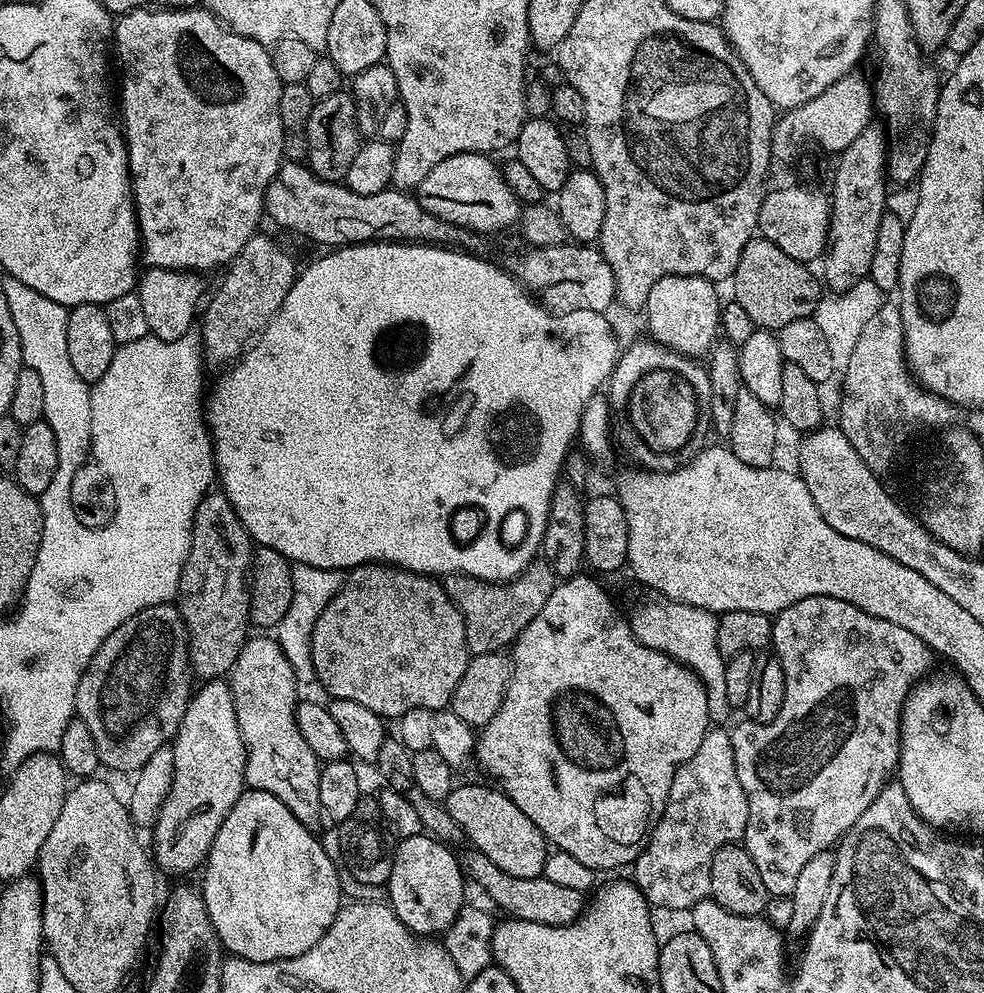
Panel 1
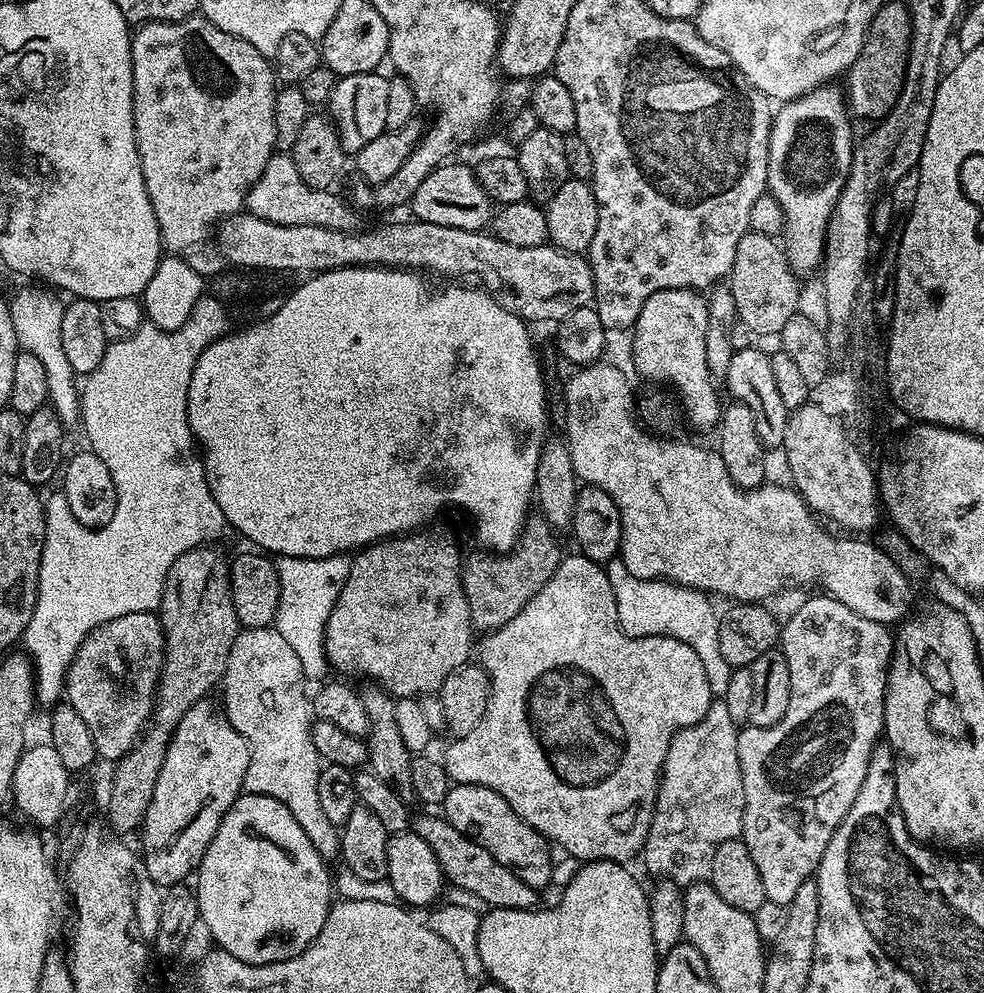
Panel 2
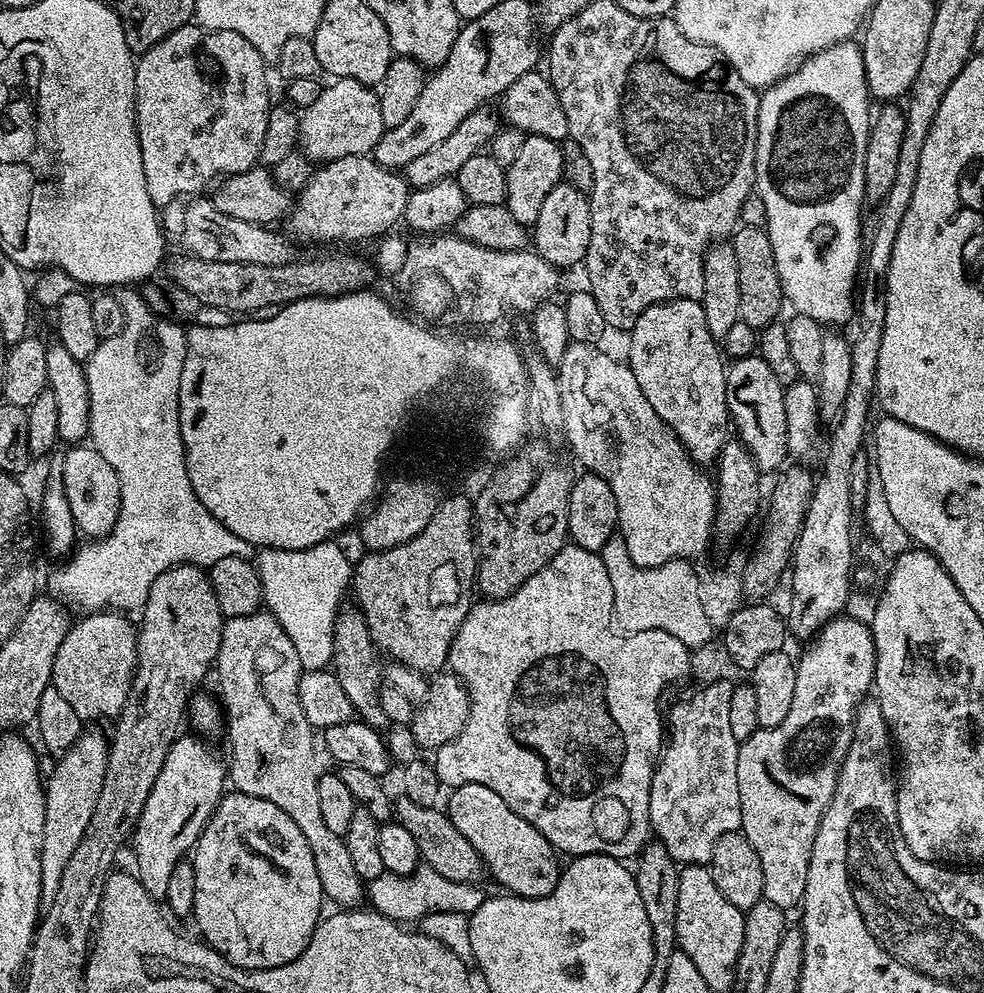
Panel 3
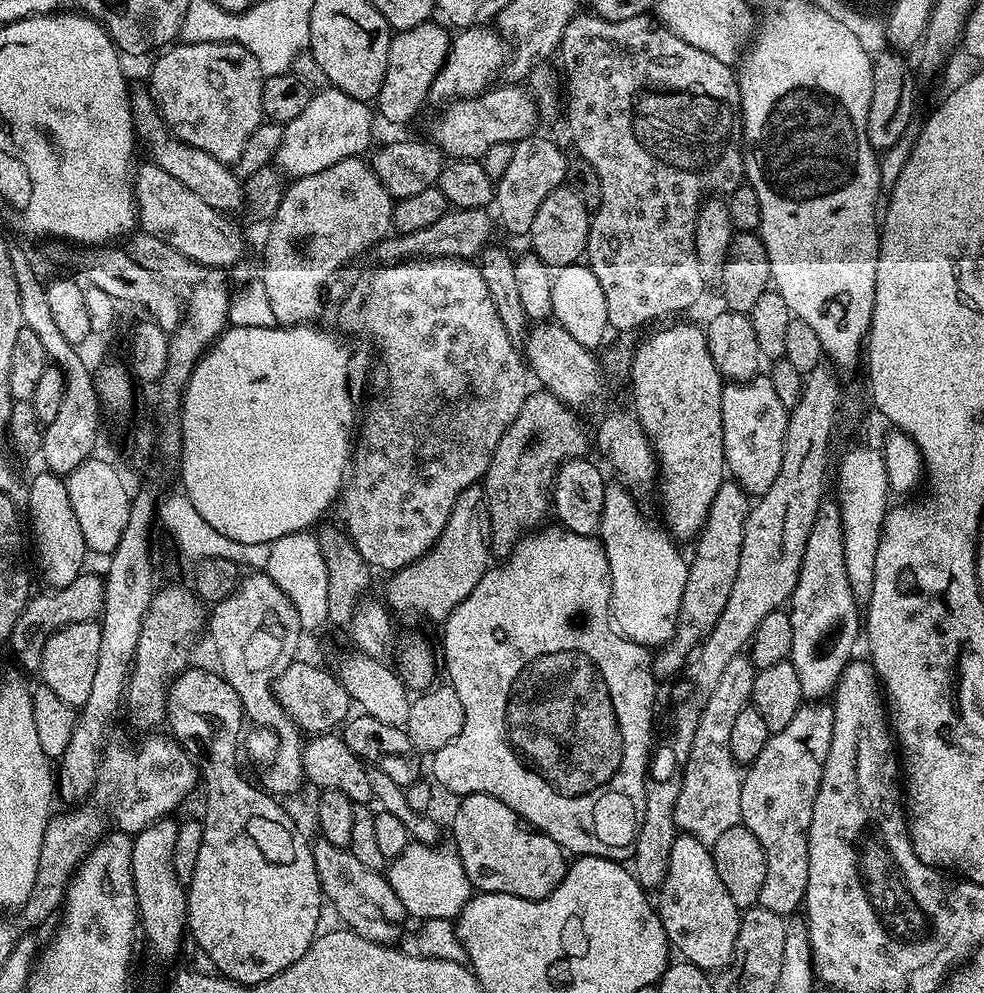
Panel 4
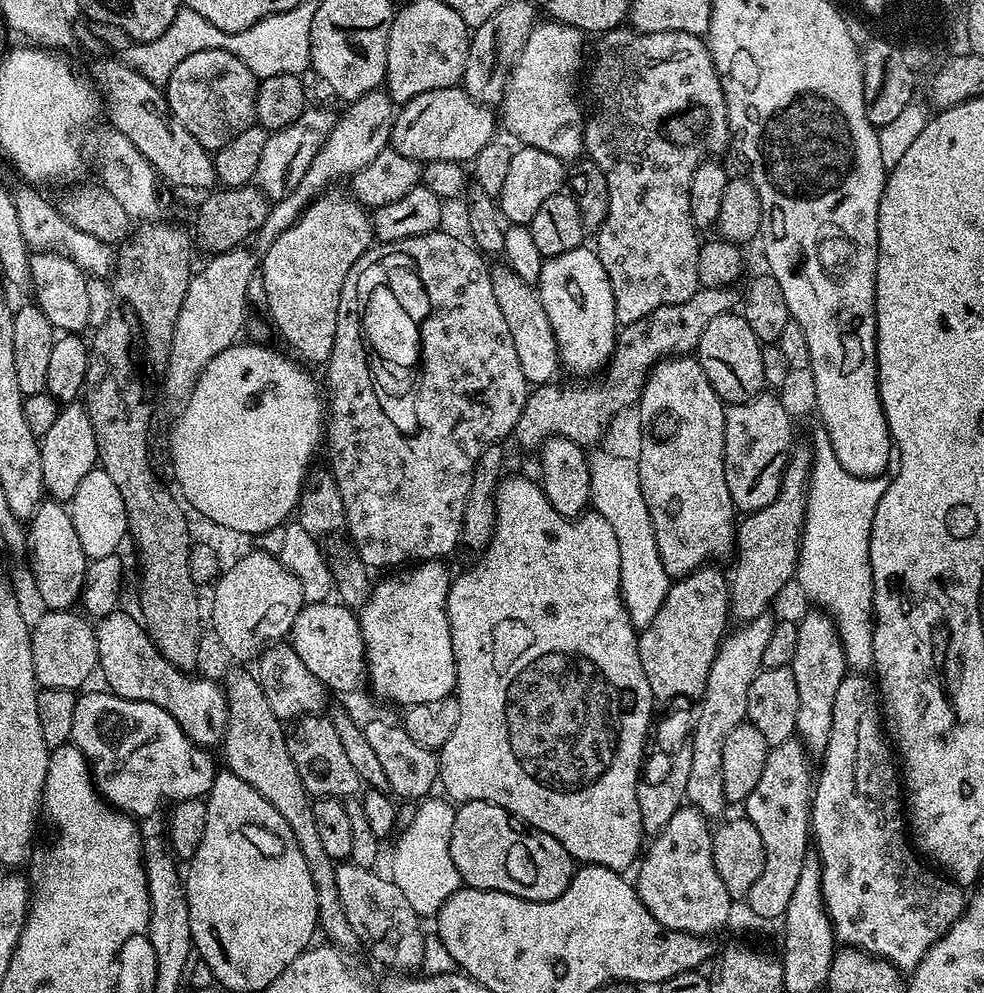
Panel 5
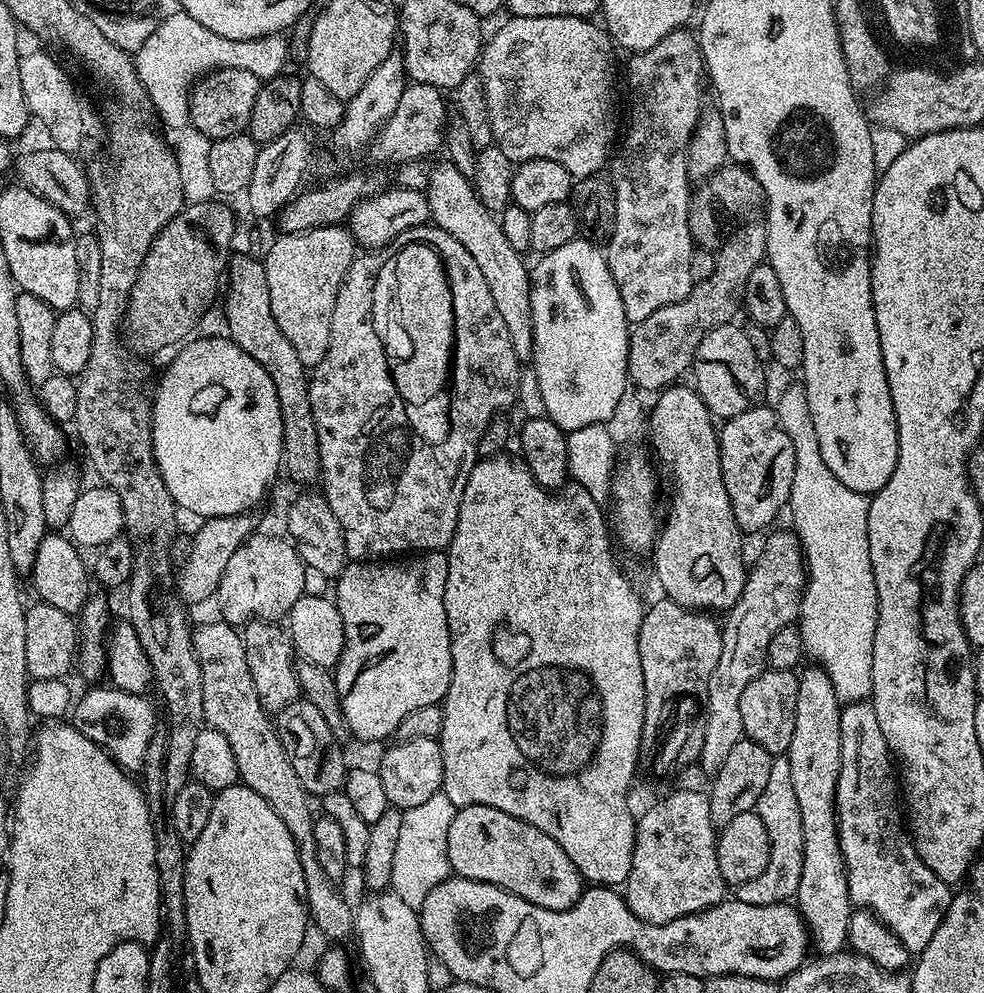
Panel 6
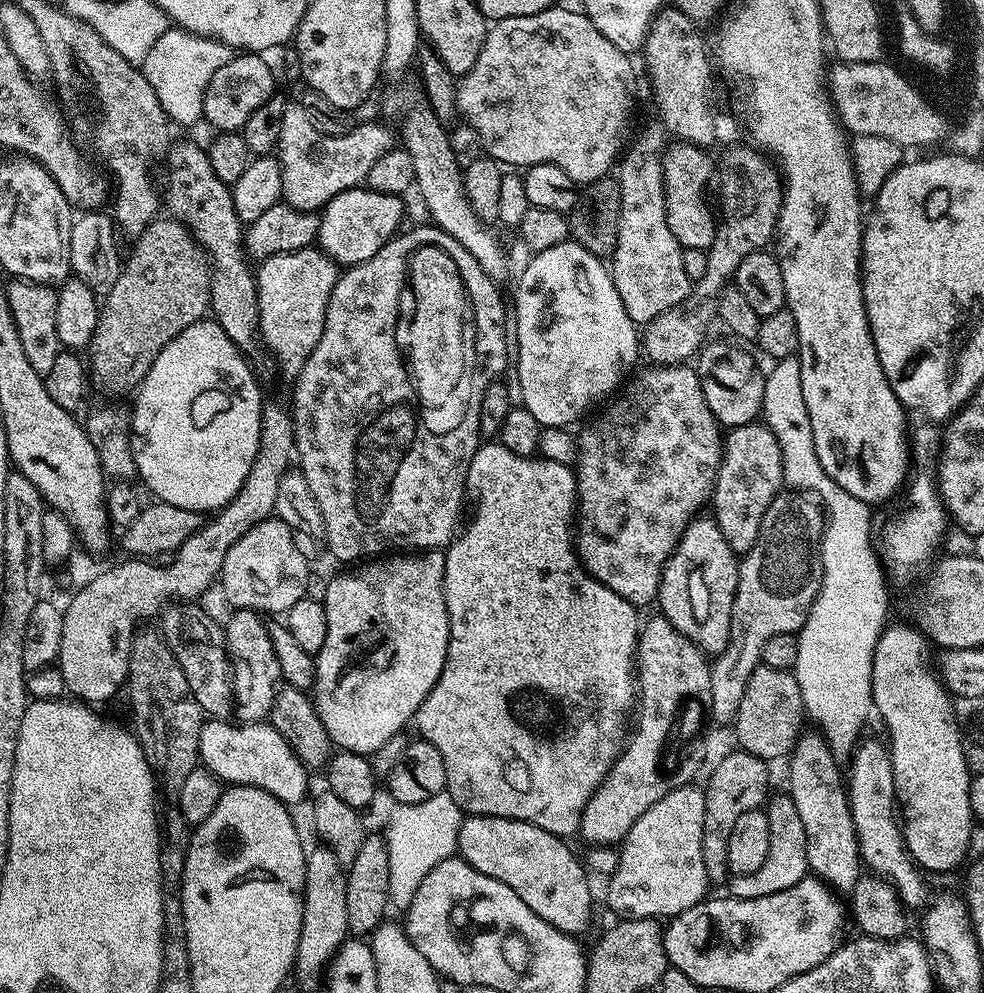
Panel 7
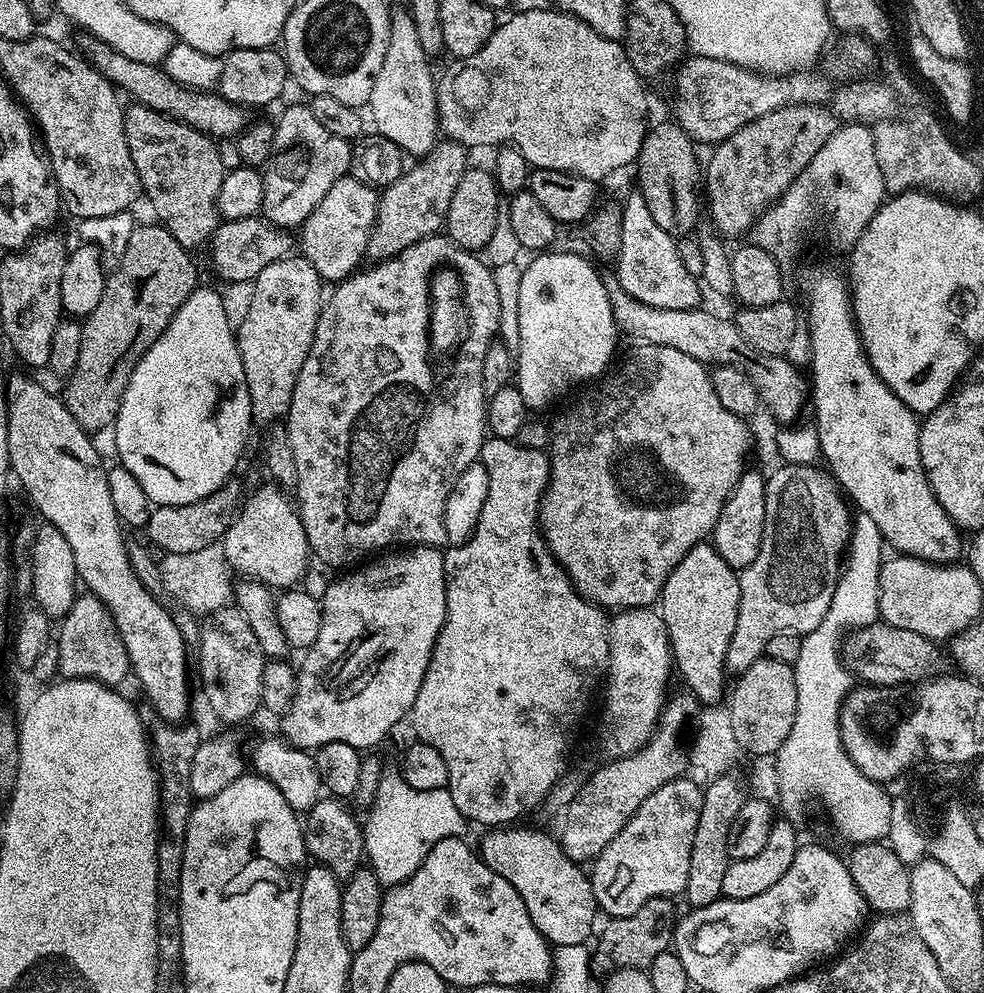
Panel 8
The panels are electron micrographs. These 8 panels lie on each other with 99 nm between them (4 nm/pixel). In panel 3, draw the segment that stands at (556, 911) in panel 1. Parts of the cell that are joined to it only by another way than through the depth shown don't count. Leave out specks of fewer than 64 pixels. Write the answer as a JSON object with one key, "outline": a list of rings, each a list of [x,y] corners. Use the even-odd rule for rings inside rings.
{"outline":[[[399,795],[393,803],[393,815],[395,823],[405,827],[413,835],[421,861],[427,867],[459,884],[474,884],[485,879],[486,869],[478,850],[470,846],[470,842],[459,833],[457,826],[441,807],[418,806],[416,802],[410,802],[405,796]]]}

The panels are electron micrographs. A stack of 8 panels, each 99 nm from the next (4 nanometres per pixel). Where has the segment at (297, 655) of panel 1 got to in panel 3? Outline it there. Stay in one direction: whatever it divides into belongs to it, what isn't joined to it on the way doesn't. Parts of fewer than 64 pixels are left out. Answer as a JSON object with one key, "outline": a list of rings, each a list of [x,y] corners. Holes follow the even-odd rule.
{"outline":[[[335,539],[324,540],[320,544],[310,546],[306,550],[278,550],[277,548],[259,549],[254,556],[256,573],[260,575],[264,604],[272,616],[278,618],[282,630],[286,630],[286,638],[294,642],[294,650],[298,654],[298,662],[305,672],[313,672],[319,668],[327,669],[332,663],[334,654],[334,622],[338,610],[345,603],[344,591],[349,591],[354,571],[353,561],[336,545]]]}

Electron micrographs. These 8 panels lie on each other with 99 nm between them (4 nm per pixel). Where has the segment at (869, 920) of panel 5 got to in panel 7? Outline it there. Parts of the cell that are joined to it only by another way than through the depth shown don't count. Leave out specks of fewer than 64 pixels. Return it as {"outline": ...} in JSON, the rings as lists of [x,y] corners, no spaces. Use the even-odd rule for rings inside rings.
{"outline":[[[861,739],[846,764],[848,805],[854,818],[854,830],[860,843],[860,858],[869,873],[884,877],[896,888],[909,909],[923,909],[929,903],[925,873],[908,855],[904,834],[898,823],[896,787],[892,777],[892,757],[889,749],[876,740]],[[881,744],[881,745],[880,745]],[[848,765],[848,768],[847,768]],[[896,816],[896,820],[895,820]]]}

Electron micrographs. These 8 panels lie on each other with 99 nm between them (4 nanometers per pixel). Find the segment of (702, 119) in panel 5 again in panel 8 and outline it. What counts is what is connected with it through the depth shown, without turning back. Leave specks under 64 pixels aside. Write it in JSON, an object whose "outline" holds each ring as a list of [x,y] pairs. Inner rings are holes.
{"outline":[[[632,190],[622,200],[622,250],[614,261],[614,278],[638,302],[654,306],[658,310],[690,310],[701,307],[700,292],[702,284],[697,277],[682,266],[682,258],[677,241],[650,214],[652,209],[646,206],[646,198],[638,190]]]}

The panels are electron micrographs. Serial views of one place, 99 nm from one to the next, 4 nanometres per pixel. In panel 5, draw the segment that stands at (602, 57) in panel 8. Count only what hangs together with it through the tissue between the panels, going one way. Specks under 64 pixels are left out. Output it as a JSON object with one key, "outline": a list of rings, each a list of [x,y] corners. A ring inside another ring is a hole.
{"outline":[[[537,23],[532,29],[522,54],[512,67],[504,91],[502,124],[508,127],[513,141],[520,140],[516,142],[546,150],[546,154],[554,154],[559,160],[576,162],[584,152],[586,112],[580,109],[580,100],[576,97],[576,75],[580,72],[580,63],[586,60],[586,36],[570,24],[547,23]]]}

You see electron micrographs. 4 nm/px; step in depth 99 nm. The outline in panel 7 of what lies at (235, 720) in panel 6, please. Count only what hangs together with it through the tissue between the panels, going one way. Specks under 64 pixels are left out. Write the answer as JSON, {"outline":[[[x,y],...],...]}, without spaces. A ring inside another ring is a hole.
{"outline":[[[194,602],[171,603],[161,611],[160,618],[161,636],[186,675],[186,682],[189,683],[201,711],[213,719],[227,719],[233,713],[235,700],[221,621],[209,616],[201,605]]]}

